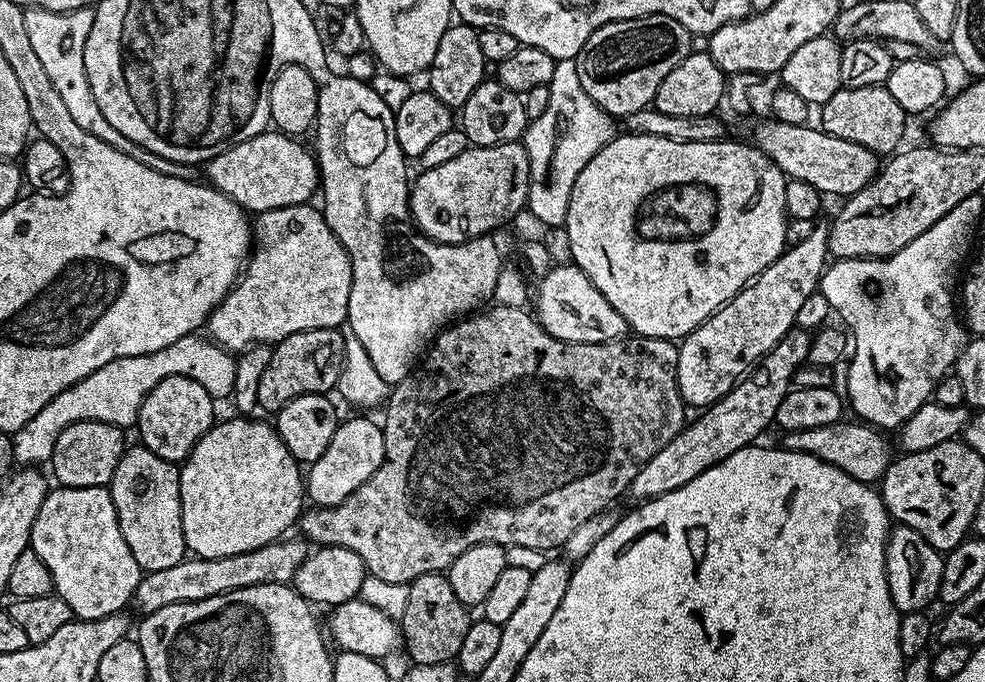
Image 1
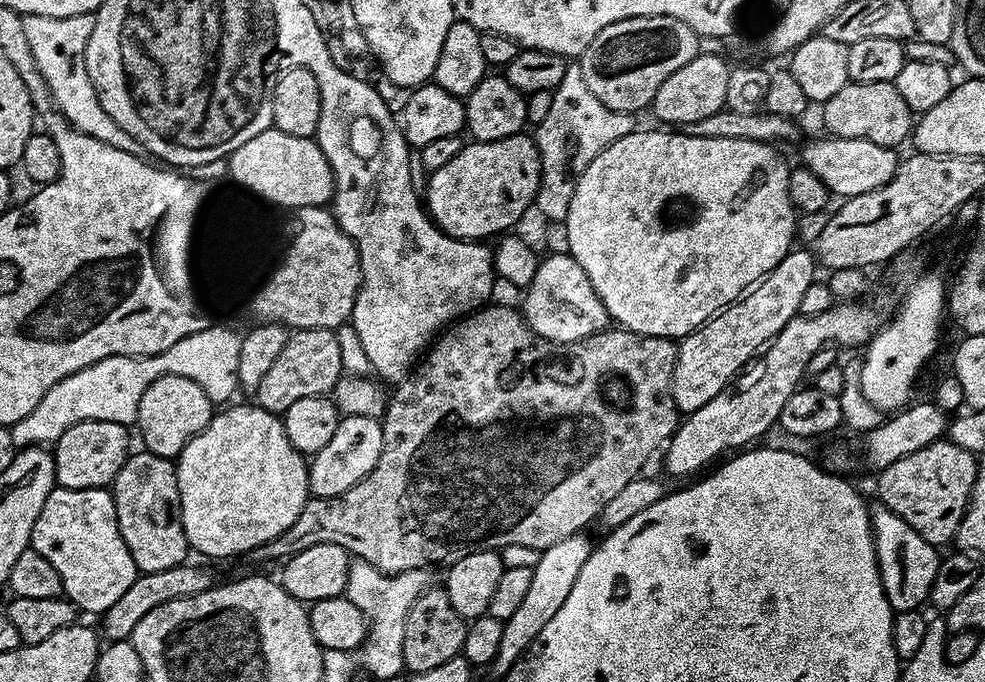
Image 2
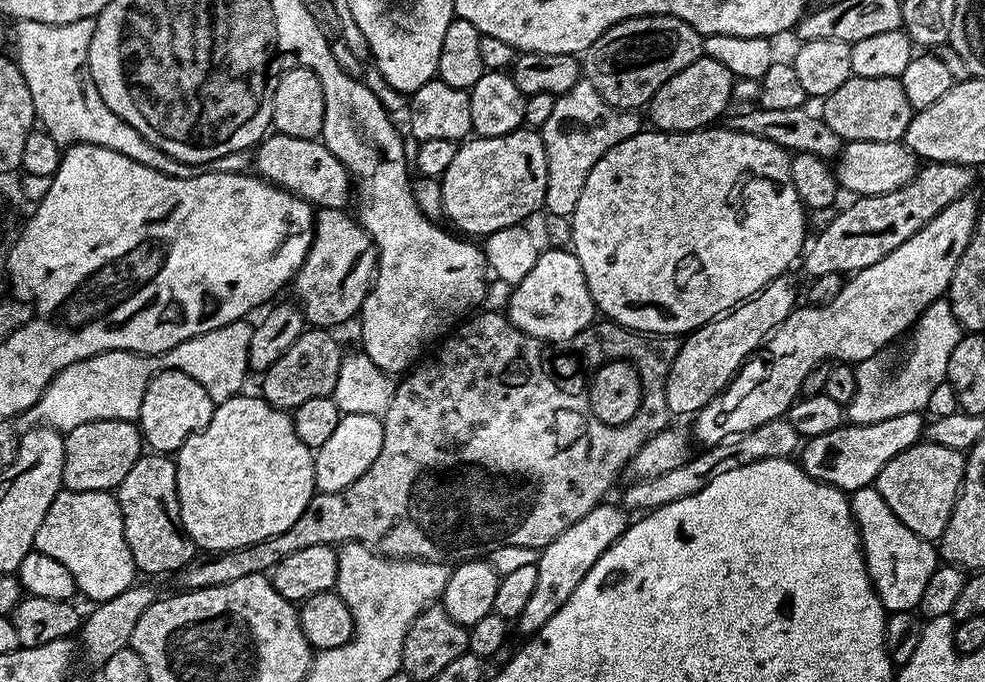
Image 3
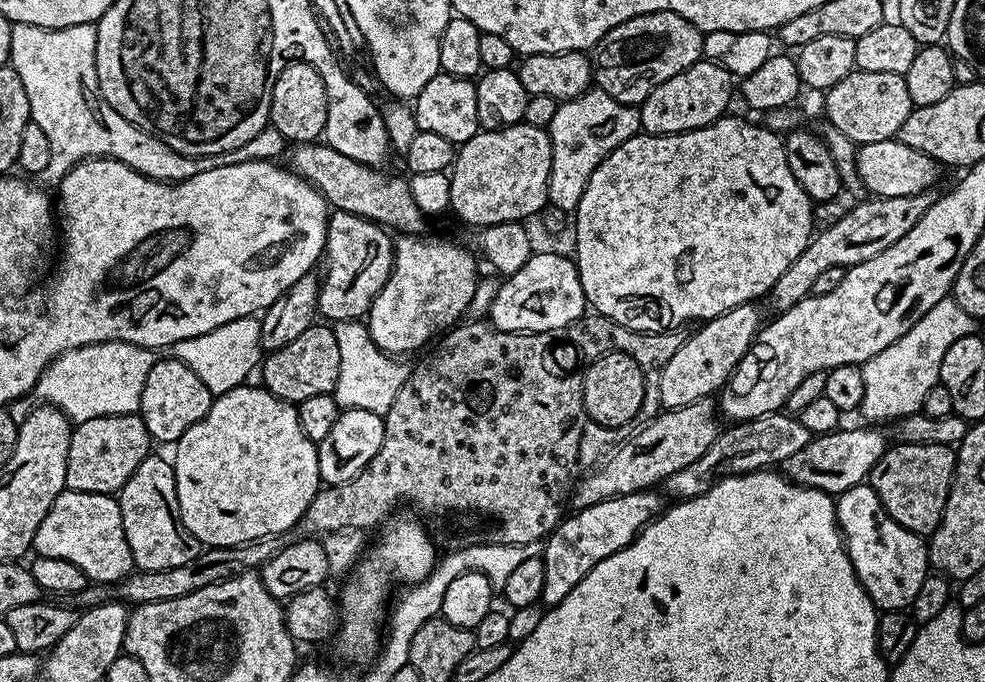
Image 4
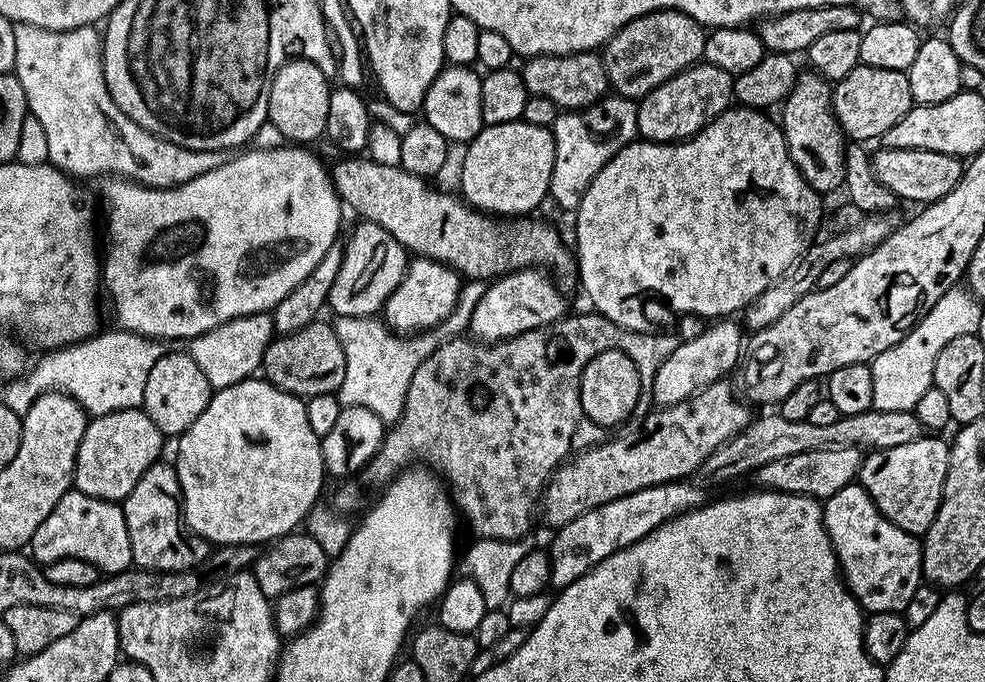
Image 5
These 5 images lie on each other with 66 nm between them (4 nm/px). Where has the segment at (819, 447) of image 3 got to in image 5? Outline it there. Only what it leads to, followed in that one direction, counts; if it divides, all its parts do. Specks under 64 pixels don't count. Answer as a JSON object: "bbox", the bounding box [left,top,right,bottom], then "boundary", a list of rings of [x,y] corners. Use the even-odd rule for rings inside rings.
{"bbox":[754,448,862,501],"boundary":[[[823,448],[822,450],[805,450],[802,454],[789,454],[786,458],[777,458],[774,462],[766,462],[766,466],[758,466],[754,473],[761,489],[769,492],[785,492],[786,494],[802,494],[818,501],[826,501],[842,486],[853,483],[860,475],[862,452],[859,448]]]}

